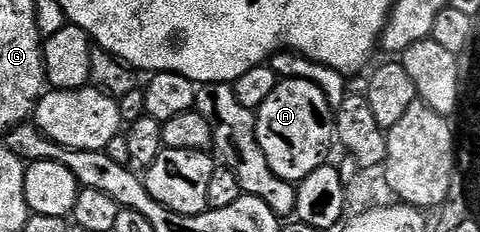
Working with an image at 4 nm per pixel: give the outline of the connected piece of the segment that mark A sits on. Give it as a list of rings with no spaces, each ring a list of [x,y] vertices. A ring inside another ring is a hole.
[[[280,78],[277,89],[269,93],[268,100],[258,108],[255,118],[258,144],[277,177],[298,183],[313,170],[328,164],[336,136],[334,112],[326,93],[313,80]]]

